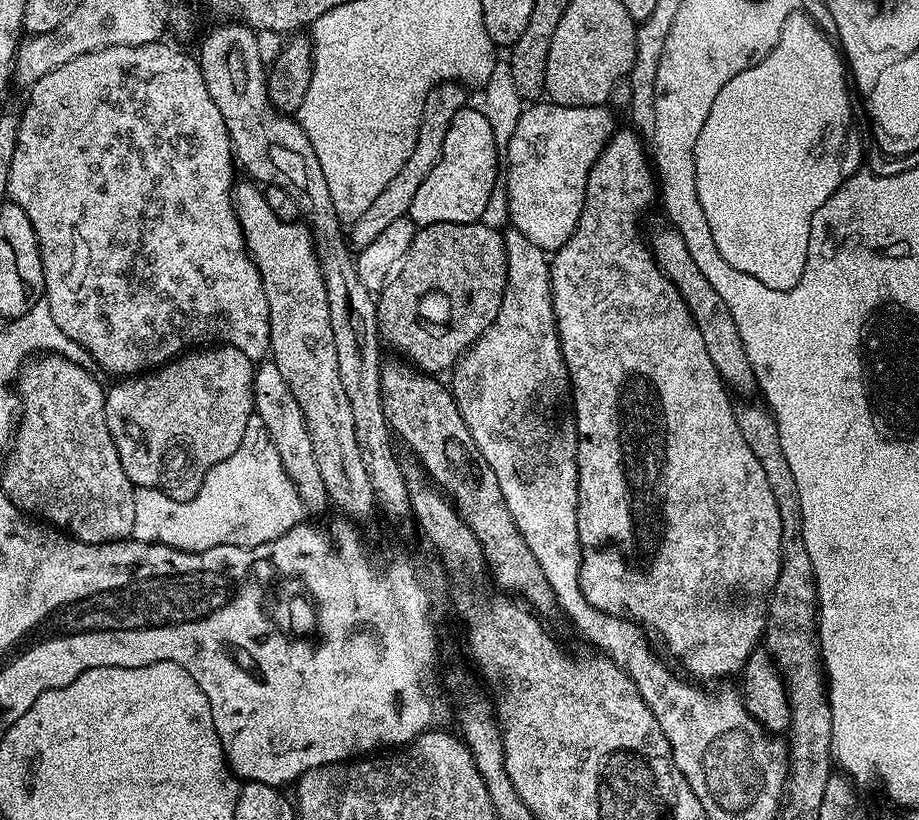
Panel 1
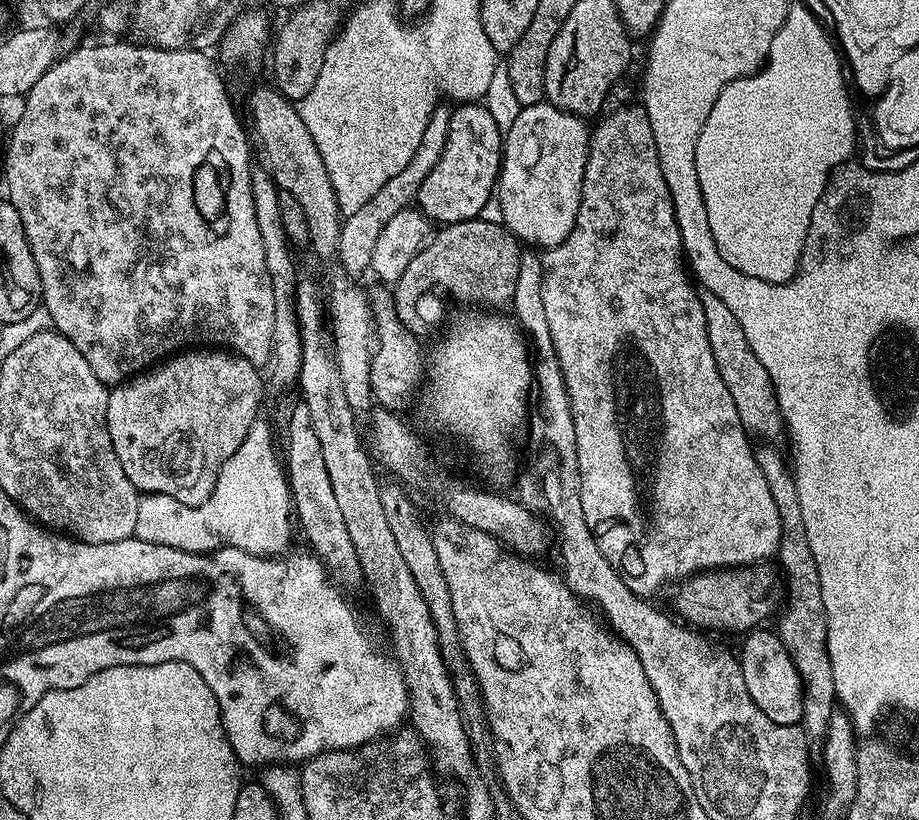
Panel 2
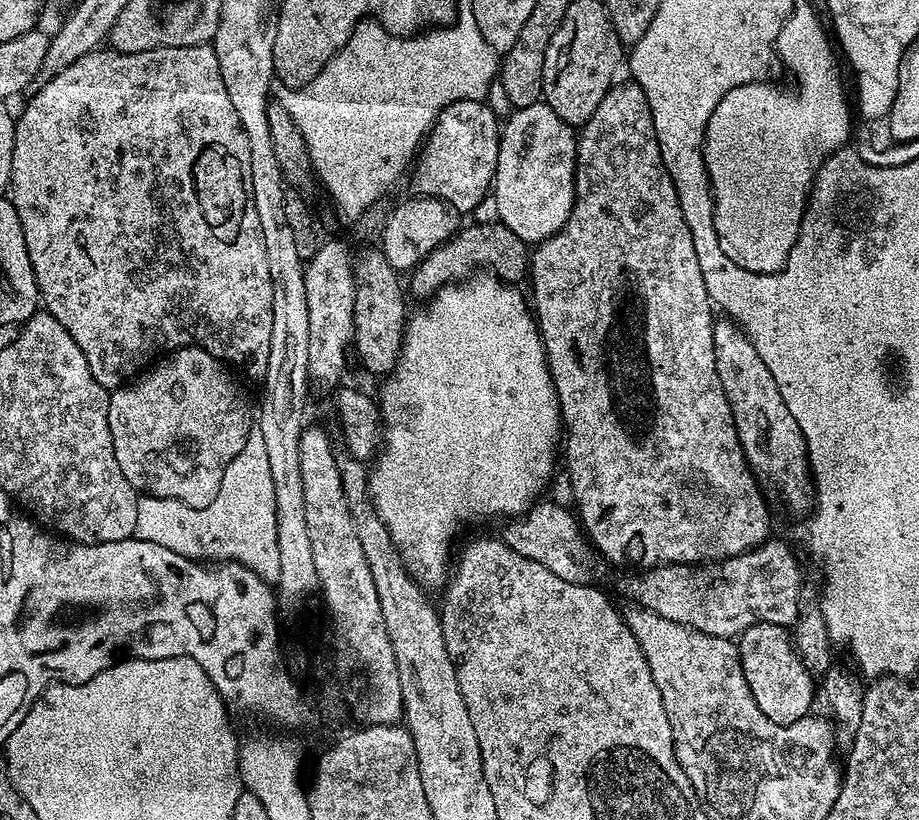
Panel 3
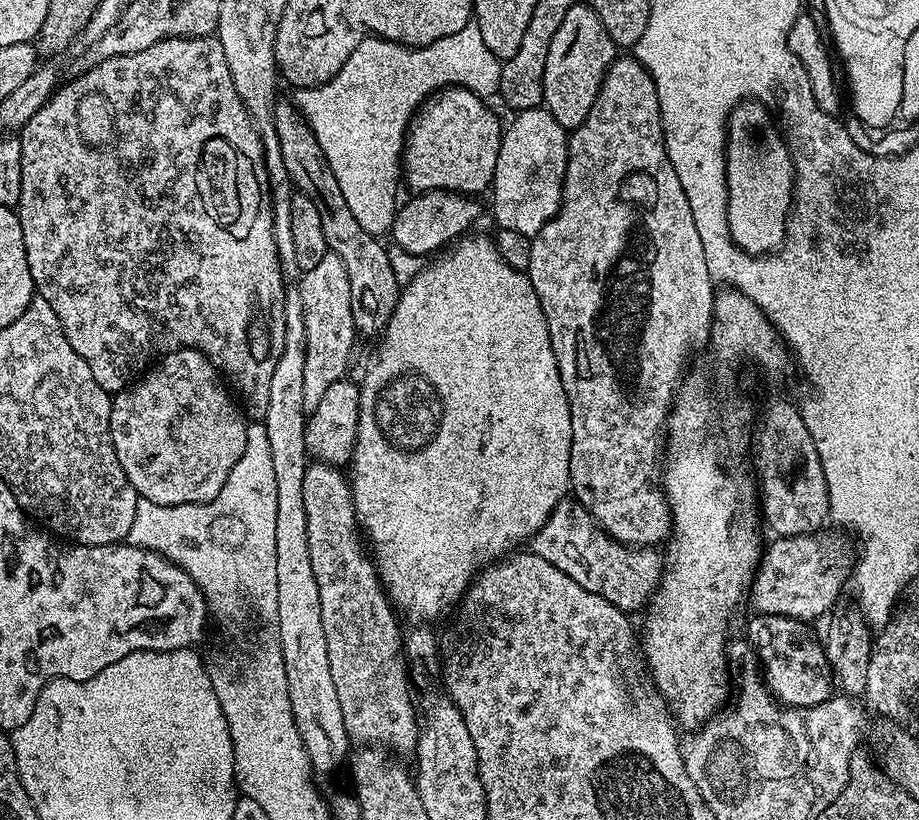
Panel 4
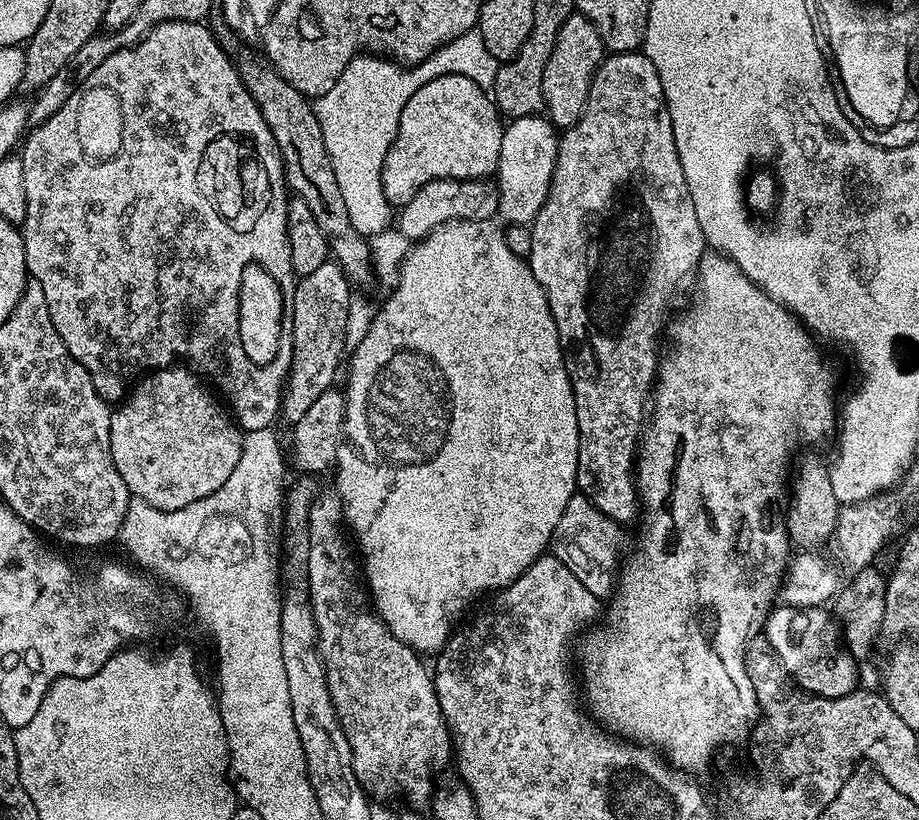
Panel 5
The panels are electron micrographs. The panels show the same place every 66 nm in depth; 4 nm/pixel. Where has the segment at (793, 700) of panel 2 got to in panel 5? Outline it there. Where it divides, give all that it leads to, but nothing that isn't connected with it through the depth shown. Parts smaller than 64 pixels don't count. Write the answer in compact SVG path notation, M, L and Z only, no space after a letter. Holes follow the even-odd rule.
M781 603L767 613L763 624L763 636L770 642L770 646L782 662L784 671L788 673L789 681L795 687L802 688L813 696L826 698L842 698L857 691L858 661L842 643L837 621L827 607L795 608Z

